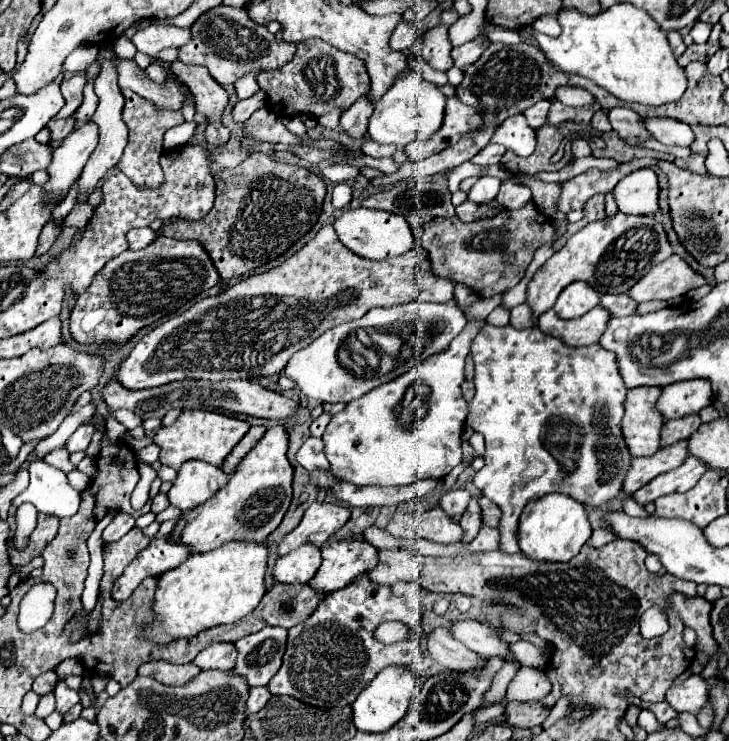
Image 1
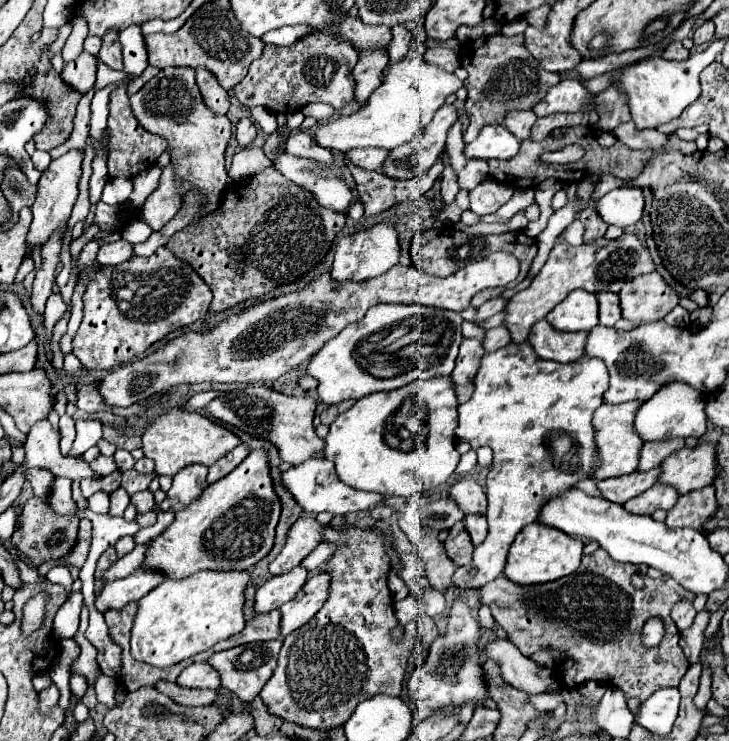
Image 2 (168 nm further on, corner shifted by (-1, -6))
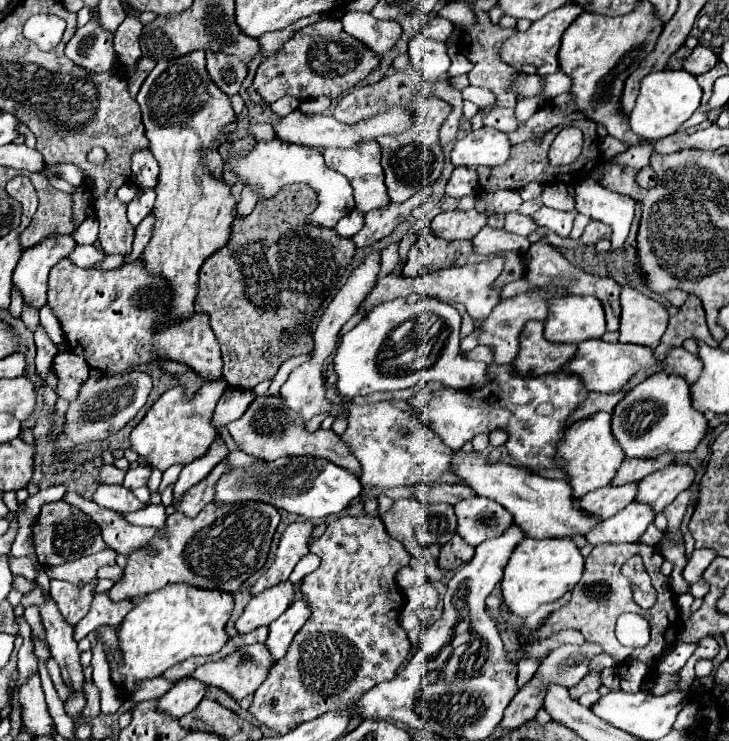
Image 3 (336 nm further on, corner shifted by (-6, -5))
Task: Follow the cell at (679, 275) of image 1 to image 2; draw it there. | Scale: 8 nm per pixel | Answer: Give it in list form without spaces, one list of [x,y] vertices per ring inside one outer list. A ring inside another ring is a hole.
[[[657,272],[629,280],[629,284],[621,288],[619,298],[623,318],[635,328],[665,318],[665,314],[669,314],[679,304],[675,290],[667,286]]]

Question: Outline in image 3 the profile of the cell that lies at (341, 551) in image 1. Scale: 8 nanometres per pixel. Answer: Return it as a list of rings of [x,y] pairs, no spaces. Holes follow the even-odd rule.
[[[296,599],[278,619],[272,621],[266,645],[270,645],[270,651],[276,661],[280,661],[286,655],[294,635],[308,619],[310,619],[310,605],[306,601],[302,603],[302,599]]]

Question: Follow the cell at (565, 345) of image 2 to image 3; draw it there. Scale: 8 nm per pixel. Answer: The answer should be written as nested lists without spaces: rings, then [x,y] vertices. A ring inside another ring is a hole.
[[[530,321],[522,331],[520,353],[514,359],[514,367],[518,367],[522,375],[554,373],[574,357],[576,349],[576,345],[550,343],[544,337],[544,323]]]

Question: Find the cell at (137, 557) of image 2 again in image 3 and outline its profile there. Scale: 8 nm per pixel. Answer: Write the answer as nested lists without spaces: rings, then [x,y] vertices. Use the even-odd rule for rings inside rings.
[[[50,579],[50,595],[56,601],[62,617],[68,623],[76,625],[86,615],[86,611],[90,609],[92,597],[94,597],[96,583],[98,583],[98,579],[90,581],[86,587],[80,589],[78,585],[72,585],[68,581]]]

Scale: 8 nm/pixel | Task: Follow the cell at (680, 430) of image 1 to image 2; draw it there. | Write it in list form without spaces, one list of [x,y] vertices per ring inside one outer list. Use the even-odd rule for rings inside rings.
[[[675,438],[667,442],[645,442],[641,448],[637,470],[647,472],[651,468],[657,468],[669,454],[673,454],[675,450],[681,450],[683,446],[685,446],[683,438]]]

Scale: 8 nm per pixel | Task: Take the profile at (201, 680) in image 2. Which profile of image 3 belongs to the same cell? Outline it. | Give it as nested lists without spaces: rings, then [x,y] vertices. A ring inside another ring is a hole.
[[[186,675],[166,695],[160,697],[158,705],[162,711],[180,719],[182,715],[190,713],[202,701],[204,693],[206,693],[206,685],[194,679],[192,675]]]

